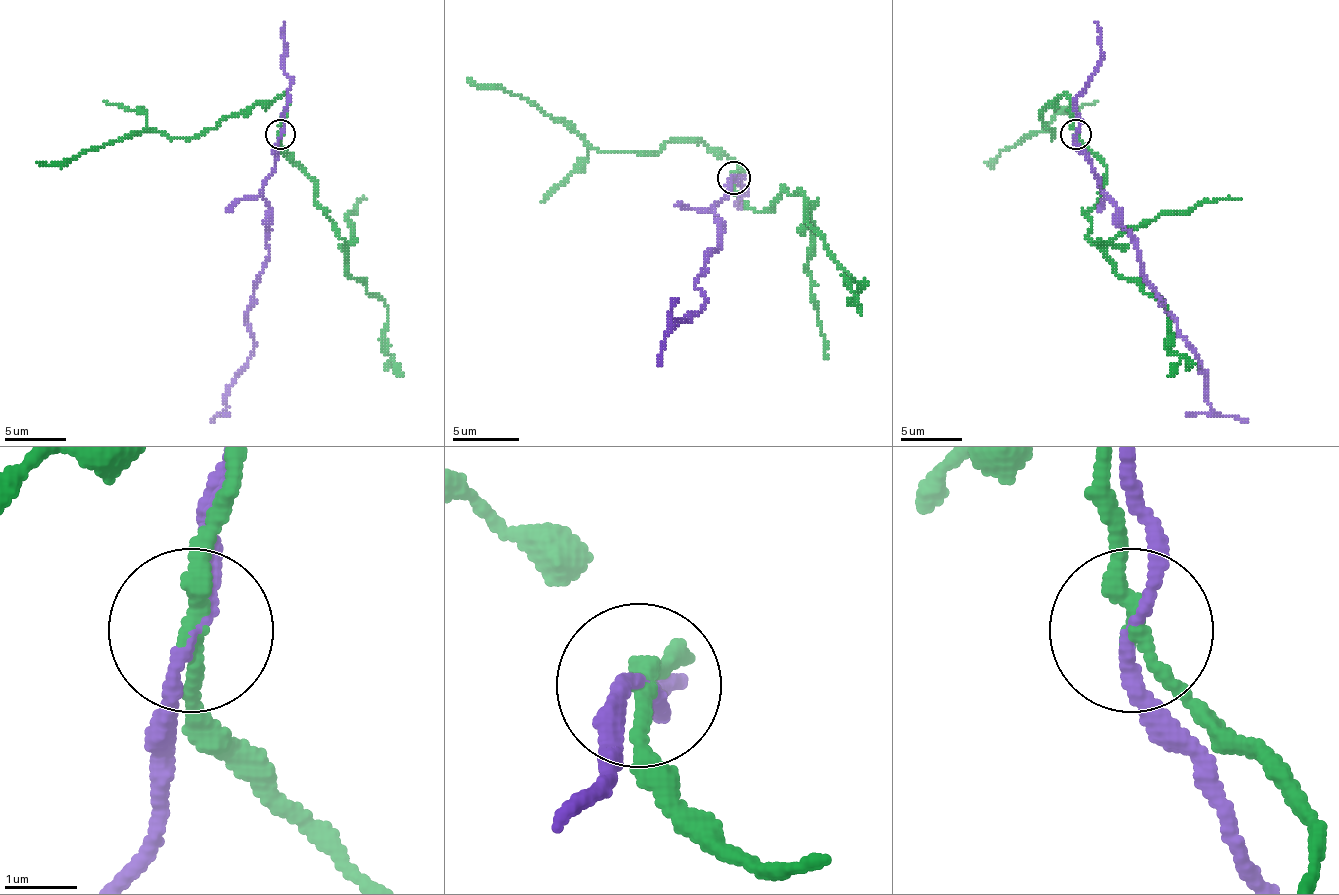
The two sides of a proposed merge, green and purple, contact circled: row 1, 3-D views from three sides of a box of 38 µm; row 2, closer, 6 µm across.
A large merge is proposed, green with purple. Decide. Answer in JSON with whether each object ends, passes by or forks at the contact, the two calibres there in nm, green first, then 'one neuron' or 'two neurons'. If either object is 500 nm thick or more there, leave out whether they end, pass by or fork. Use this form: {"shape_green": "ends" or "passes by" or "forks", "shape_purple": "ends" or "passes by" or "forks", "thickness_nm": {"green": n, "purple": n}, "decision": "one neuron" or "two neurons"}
{"shape_green": "passes by", "shape_purple": "passes by", "thickness_nm": {"green": 240, "purple": 150}, "decision": "two neurons"}

